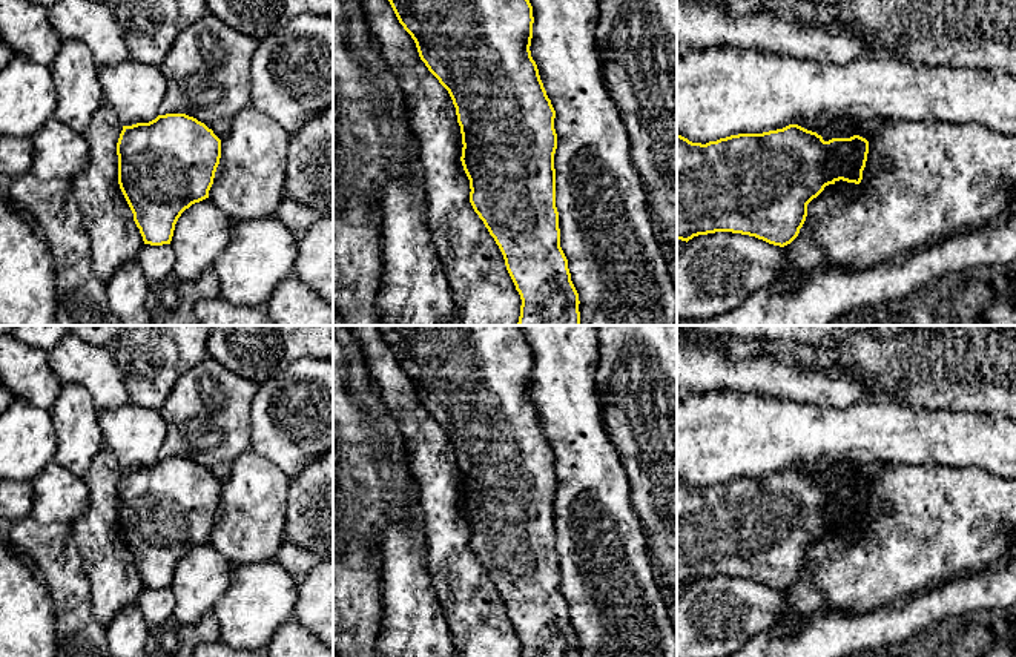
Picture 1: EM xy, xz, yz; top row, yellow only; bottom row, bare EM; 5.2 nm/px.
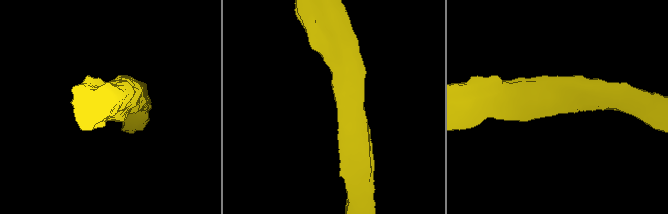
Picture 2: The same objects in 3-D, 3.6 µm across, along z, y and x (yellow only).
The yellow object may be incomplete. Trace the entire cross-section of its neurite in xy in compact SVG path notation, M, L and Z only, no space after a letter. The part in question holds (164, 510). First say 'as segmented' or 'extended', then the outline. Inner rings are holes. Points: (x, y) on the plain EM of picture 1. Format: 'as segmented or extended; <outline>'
as segmented; M186 457L158 459L149 467L123 470L117 487L118 528L144 588L170 588L175 568L192 548L209 542L221 502L221 484Z

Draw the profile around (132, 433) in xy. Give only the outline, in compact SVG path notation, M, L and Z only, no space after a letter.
M126 402L118 408L98 410L104 447L117 457L121 470L149 467L160 459L166 424L158 410Z

